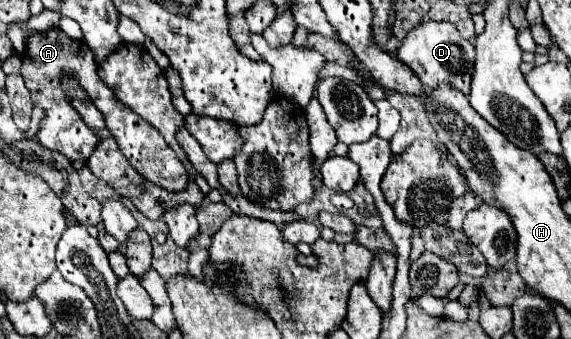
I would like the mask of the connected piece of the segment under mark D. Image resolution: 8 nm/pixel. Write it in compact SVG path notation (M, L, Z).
M446 21L420 23L412 33L408 33L396 57L400 57L400 61L404 61L426 87L438 89L440 85L446 83L446 85L452 85L452 89L468 95L472 65L474 65L474 49L472 49L472 43L460 37L458 29L452 23L446 23Z

